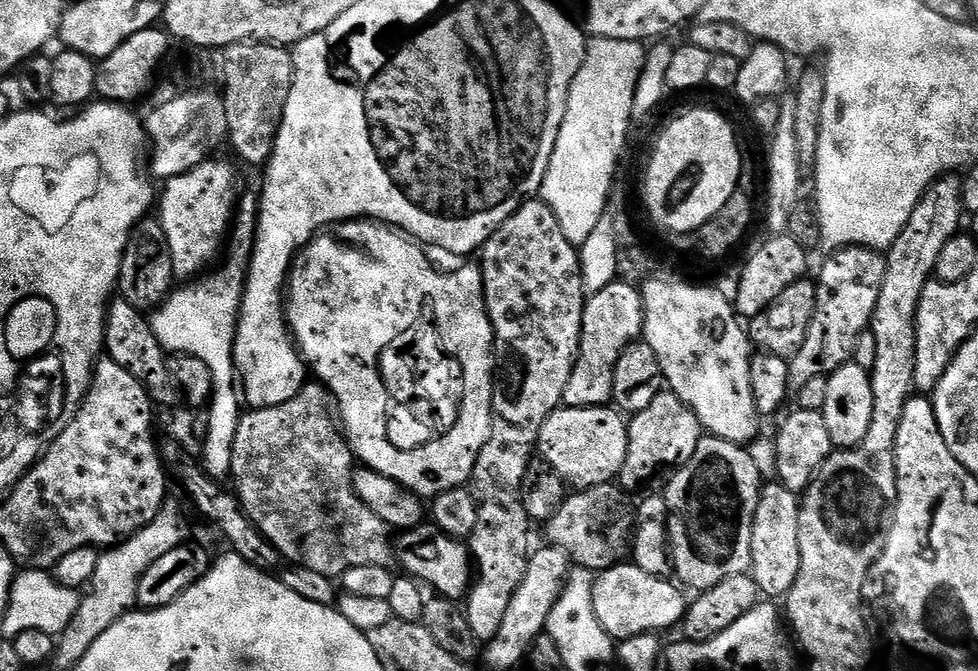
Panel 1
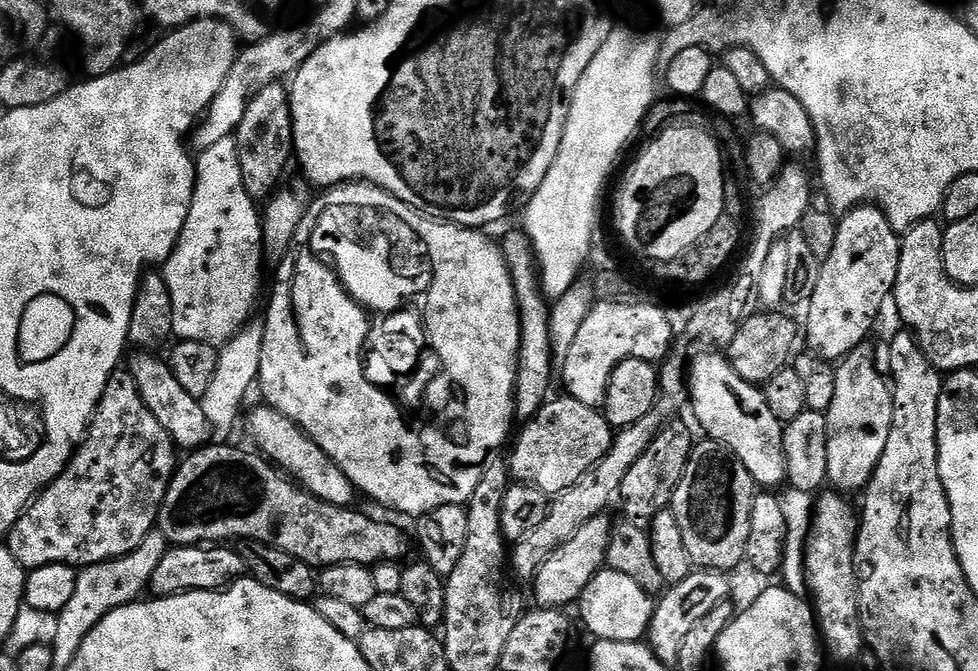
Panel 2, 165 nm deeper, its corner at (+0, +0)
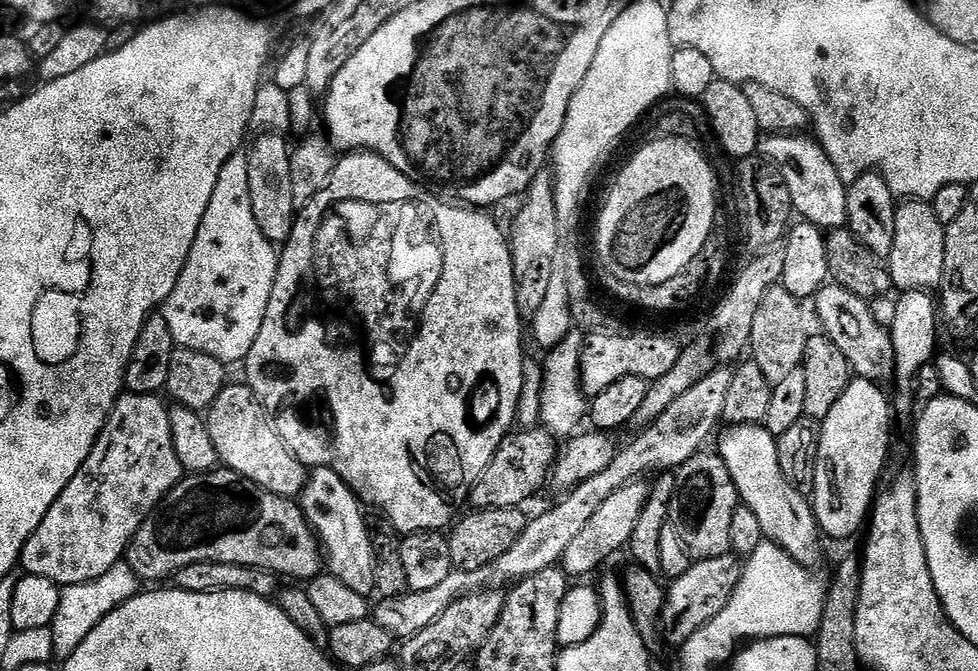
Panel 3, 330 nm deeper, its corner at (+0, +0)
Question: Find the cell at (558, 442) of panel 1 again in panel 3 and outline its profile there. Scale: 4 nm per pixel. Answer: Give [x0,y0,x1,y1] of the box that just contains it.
[469,426,558,509]

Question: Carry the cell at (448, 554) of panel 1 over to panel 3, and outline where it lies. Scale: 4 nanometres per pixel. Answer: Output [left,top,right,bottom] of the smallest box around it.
[126,466,326,582]

